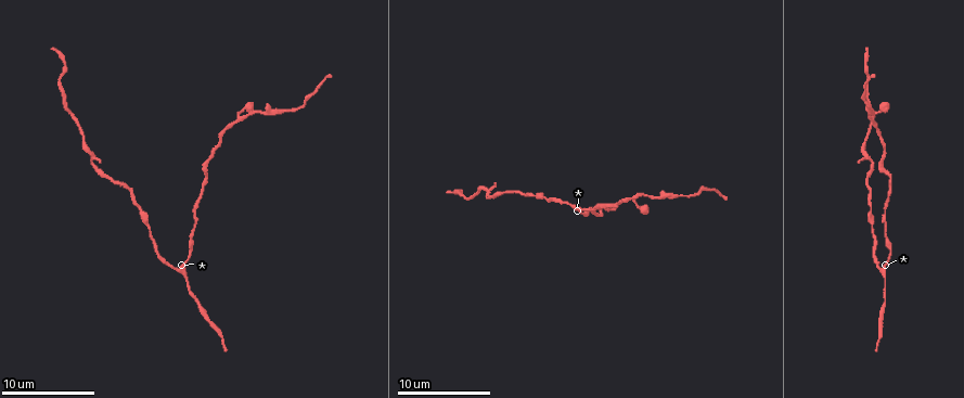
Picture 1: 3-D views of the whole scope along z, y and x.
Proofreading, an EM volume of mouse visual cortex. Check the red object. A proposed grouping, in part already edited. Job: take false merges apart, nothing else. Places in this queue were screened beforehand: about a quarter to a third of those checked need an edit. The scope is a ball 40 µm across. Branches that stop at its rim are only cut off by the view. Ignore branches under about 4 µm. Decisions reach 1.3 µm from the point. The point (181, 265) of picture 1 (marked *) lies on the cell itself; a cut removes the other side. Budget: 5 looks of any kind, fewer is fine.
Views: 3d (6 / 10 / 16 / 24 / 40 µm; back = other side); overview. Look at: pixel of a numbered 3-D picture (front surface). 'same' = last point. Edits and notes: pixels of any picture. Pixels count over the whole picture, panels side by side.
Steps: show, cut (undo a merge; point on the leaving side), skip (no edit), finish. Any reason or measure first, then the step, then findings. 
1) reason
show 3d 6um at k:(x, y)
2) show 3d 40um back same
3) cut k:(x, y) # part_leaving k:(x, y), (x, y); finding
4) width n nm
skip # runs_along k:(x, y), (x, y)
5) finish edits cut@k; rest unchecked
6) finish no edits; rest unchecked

sudden change in width
show 3d 6um at 1:(870, 210)

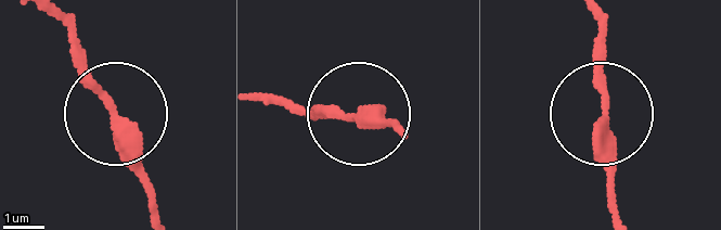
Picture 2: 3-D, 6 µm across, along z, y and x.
width 250 nm
skip # runs_along 2:(615, 208), (607, 42), (597, 14); continuous, no second cell

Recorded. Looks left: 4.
three arms meet
show 3d 10um at 1:(90, 162)

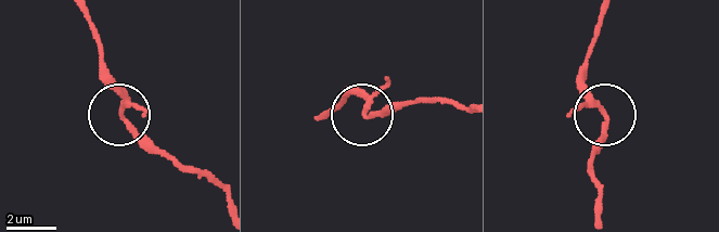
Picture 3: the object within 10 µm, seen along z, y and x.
show 3d 6um at 3:(123, 112)

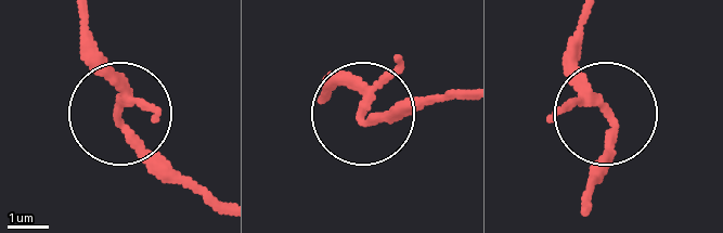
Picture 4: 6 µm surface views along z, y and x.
arms 3
skip # runs_along 4:(588, 210), (608, 117), (567, 38); continuous, no second cell

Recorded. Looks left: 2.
thick turns thin
show 3d 6um at 1:(889, 174)

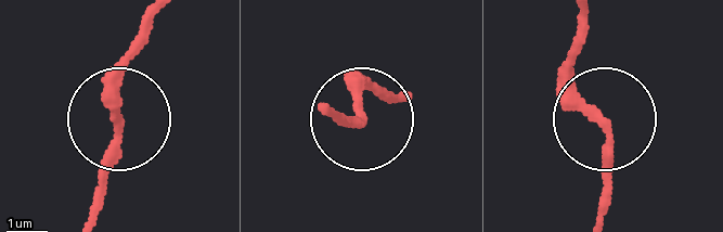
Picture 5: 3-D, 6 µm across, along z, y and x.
skip # runs_along 5:(86, 221), (114, 128), (114, 76), (134, 38); one cell here

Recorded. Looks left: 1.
finish no edits; rest unchecked

